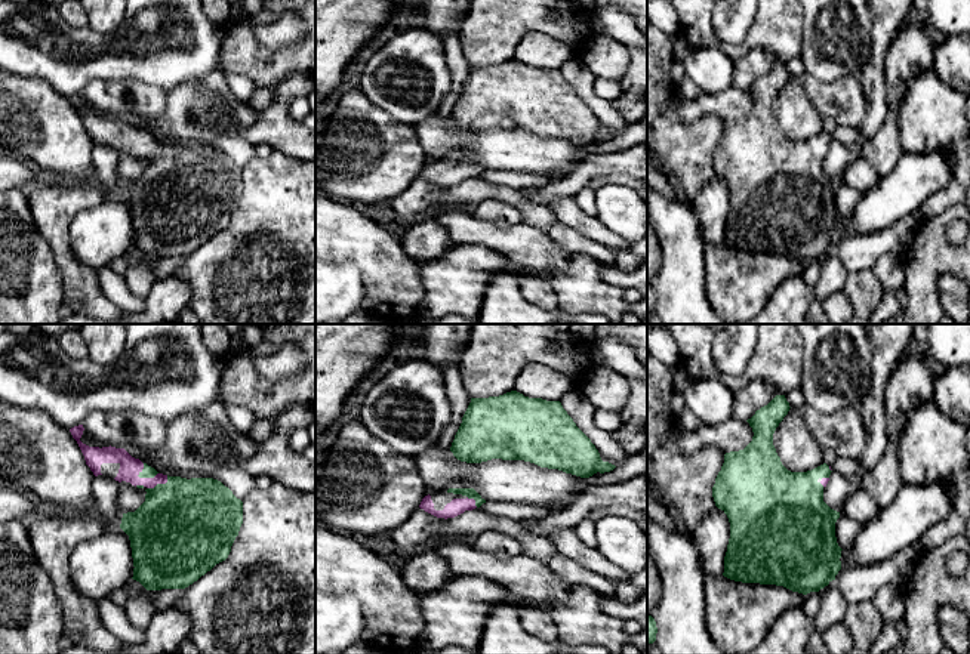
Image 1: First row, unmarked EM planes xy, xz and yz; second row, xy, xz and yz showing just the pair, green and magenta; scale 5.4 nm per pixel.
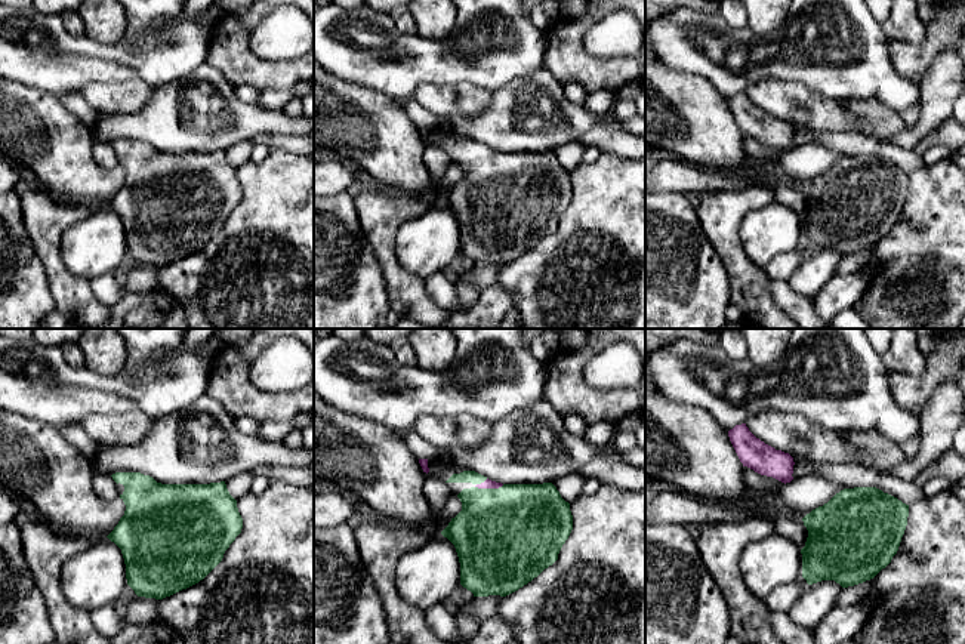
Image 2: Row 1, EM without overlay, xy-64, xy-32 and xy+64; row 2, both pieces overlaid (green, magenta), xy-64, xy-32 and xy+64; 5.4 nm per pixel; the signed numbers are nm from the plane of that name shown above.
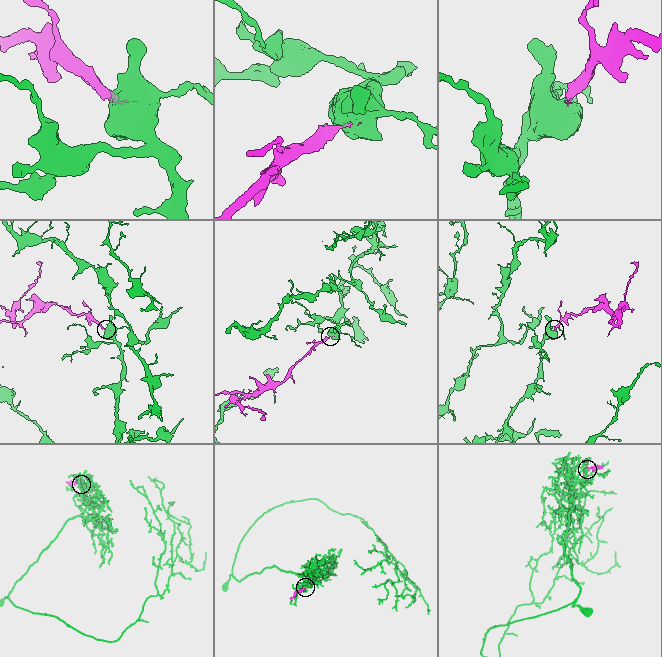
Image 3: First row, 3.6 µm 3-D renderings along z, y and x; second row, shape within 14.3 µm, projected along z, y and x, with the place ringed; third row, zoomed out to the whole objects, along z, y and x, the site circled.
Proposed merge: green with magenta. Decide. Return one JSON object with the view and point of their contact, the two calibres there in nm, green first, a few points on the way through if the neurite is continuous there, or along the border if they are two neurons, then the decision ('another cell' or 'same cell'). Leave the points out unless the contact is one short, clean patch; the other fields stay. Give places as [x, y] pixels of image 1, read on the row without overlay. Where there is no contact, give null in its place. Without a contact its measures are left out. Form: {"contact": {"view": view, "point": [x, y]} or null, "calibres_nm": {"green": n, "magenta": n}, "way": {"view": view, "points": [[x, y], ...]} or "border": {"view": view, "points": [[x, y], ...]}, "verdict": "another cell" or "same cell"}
{"contact": {"view": "xy", "point": [147, 145]}, "calibres_nm": {"green": 60, "magenta": 110}, "way": {"view": "xy", "points": [[147, 141], [147, 145], [139, 145], [129, 138]]}, "verdict": "same cell"}

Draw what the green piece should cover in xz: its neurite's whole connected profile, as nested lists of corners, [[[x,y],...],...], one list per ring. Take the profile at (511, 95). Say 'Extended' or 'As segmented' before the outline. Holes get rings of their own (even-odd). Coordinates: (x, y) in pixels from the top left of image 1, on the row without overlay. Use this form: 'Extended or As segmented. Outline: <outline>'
As segmented. Outline: [[[517,59],[471,67],[450,120],[466,132],[524,129],[581,146],[616,136],[601,129],[560,70],[529,67]]]

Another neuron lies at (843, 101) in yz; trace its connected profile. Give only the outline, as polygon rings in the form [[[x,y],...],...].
[[[803,73],[798,77],[789,77],[788,81],[791,80],[801,84],[803,92],[823,118],[832,118],[837,126],[859,129],[868,111],[868,101],[857,75],[823,83]]]

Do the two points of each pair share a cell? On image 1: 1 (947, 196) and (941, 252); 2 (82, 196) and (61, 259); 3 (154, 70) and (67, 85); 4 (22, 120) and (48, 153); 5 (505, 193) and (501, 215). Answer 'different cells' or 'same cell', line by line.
1: different cells
2: same cell
3: same cell
4: same cell
5: different cells

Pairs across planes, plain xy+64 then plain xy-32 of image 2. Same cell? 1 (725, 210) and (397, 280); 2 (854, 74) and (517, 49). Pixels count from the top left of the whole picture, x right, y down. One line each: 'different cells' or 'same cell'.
1: same cell
2: same cell

